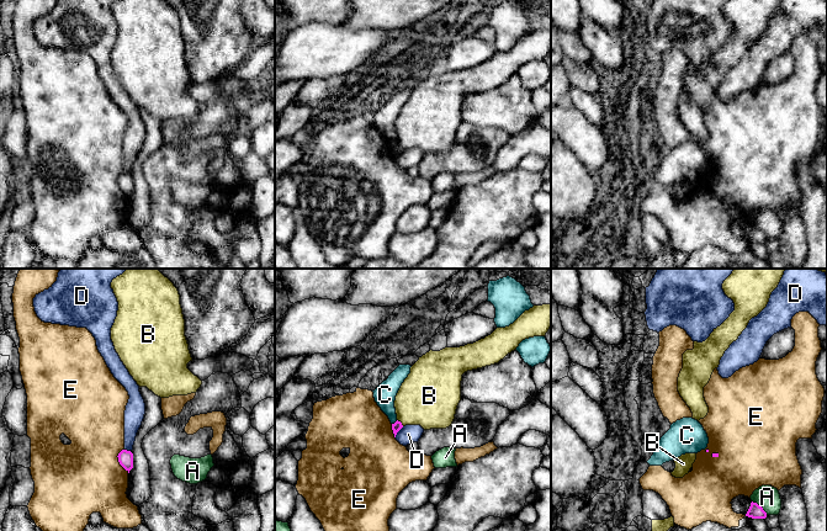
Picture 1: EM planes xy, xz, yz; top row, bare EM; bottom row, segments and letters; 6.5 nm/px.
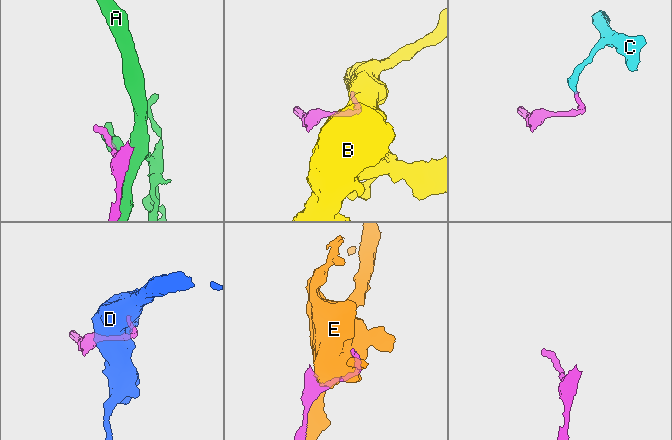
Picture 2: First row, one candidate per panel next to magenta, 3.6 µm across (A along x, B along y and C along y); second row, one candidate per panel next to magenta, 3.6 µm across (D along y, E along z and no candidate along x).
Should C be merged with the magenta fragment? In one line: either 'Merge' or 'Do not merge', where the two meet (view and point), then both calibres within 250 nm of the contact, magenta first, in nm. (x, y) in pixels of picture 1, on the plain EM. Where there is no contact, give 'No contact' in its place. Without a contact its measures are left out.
Do not merge. Touches magenta at xz (396, 145). Thickness 60 nm (magenta) against 140 nm

